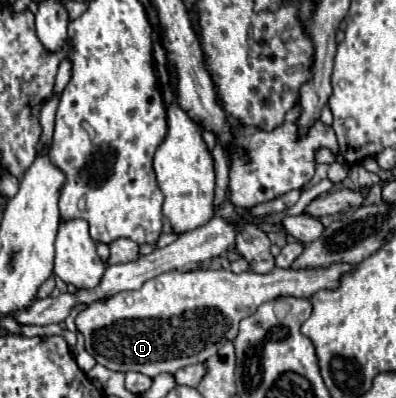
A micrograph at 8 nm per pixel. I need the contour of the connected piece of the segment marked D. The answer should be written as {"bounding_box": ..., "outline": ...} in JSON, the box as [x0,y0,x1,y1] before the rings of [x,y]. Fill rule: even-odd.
{"bounding_box":[74,265,352,379],"outline":[[[330,265],[328,269],[302,269],[302,271],[274,269],[268,275],[258,275],[252,271],[236,275],[230,269],[168,271],[154,279],[148,279],[136,291],[124,291],[102,301],[94,301],[76,315],[74,323],[76,329],[84,335],[86,351],[96,359],[96,363],[108,367],[110,371],[120,371],[120,373],[138,371],[152,379],[160,373],[174,375],[176,369],[204,363],[220,349],[220,345],[232,341],[238,333],[240,319],[248,317],[248,313],[254,313],[262,303],[284,295],[310,297],[320,289],[334,289],[340,281],[340,273],[344,273],[344,269],[350,267],[352,265]]]}

